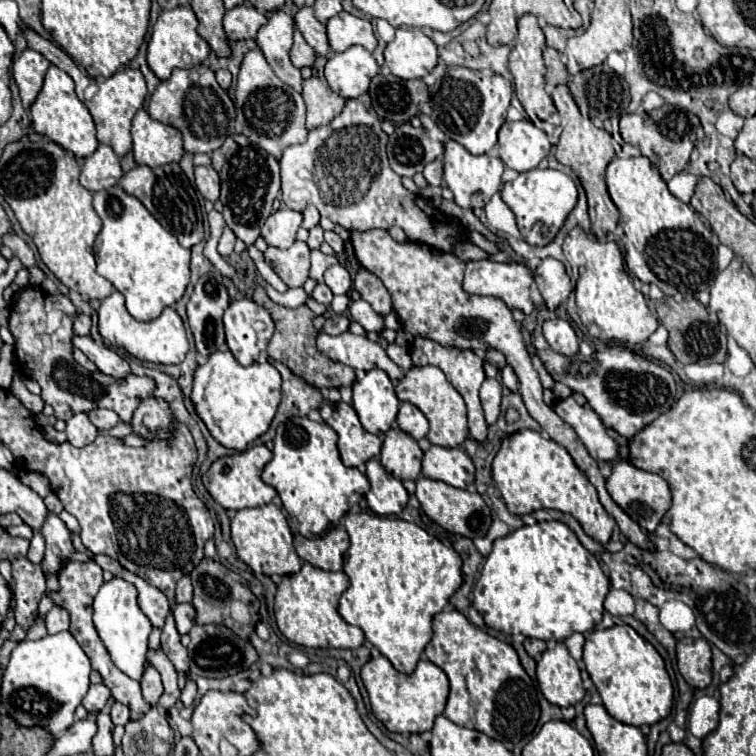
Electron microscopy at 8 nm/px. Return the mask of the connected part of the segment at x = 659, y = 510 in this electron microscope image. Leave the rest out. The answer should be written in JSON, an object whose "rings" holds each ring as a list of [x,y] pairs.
{"rings":[[[624,459],[612,467],[612,475],[606,479],[606,487],[608,487],[610,497],[624,509],[624,513],[630,519],[638,521],[638,525],[646,529],[648,533],[654,533],[654,529],[658,527],[658,523],[662,521],[664,513],[670,509],[670,503],[672,503],[670,487],[660,475],[642,471]]]}

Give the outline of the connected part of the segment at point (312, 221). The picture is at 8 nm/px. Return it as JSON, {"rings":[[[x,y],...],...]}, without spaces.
{"rings":[[[308,205],[308,207],[302,209],[300,213],[302,213],[302,217],[304,217],[302,227],[306,227],[306,229],[314,227],[314,225],[320,221],[320,213],[318,213],[318,209],[314,209],[314,205]]]}

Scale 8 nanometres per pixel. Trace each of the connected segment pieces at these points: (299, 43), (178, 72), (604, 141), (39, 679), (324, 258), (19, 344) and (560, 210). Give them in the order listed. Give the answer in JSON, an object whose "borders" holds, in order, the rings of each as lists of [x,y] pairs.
{"borders":[[[[298,29],[294,31],[294,45],[292,45],[292,49],[290,49],[290,61],[292,61],[298,69],[302,69],[302,67],[312,67],[314,61],[316,61],[314,49],[304,41],[304,37],[302,37],[302,33],[300,33]]],[[[202,63],[192,69],[174,69],[172,75],[162,81],[148,101],[148,115],[160,123],[166,123],[182,133],[184,151],[188,153],[212,153],[226,137],[234,133],[236,109],[228,93],[216,83],[214,71]]],[[[558,85],[552,93],[554,105],[558,109],[558,113],[562,113],[562,135],[560,141],[556,145],[556,159],[562,165],[568,165],[580,179],[586,195],[588,195],[588,207],[590,207],[590,221],[592,221],[592,233],[596,237],[606,237],[608,233],[612,233],[618,225],[618,209],[612,203],[608,191],[606,191],[606,181],[604,181],[604,173],[608,163],[616,157],[614,147],[612,147],[612,135],[606,133],[604,129],[598,129],[590,119],[584,119],[570,95],[570,89],[566,85]]],[[[70,631],[44,639],[20,641],[2,671],[2,707],[22,727],[42,727],[58,737],[74,723],[74,709],[82,703],[90,681],[90,659]]],[[[314,249],[312,255],[310,255],[310,263],[312,263],[312,267],[310,267],[310,277],[320,283],[320,281],[322,281],[322,273],[324,273],[330,265],[338,263],[338,259],[336,259],[336,257],[330,257],[330,255],[324,255],[322,251]]],[[[28,287],[20,293],[20,299],[10,309],[8,329],[16,337],[16,359],[20,373],[36,379],[42,387],[40,397],[52,405],[54,417],[68,421],[76,413],[88,413],[92,409],[112,409],[120,421],[130,423],[136,407],[142,399],[154,395],[156,381],[152,377],[138,377],[130,373],[124,379],[114,379],[102,371],[88,371],[72,357],[70,337],[76,307],[60,293],[48,293],[42,287]]],[[[532,169],[532,171],[520,173],[514,181],[504,183],[500,195],[502,195],[502,201],[516,215],[518,229],[524,241],[536,247],[548,245],[556,237],[568,213],[576,207],[576,201],[578,201],[576,183],[566,173],[556,169]]]]}

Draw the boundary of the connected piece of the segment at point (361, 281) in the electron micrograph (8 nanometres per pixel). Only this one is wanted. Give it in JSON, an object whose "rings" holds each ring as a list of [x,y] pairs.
{"rings":[[[360,269],[354,277],[354,289],[360,293],[360,297],[364,301],[368,301],[372,305],[372,309],[386,317],[392,311],[392,303],[390,303],[390,293],[386,291],[386,287],[382,285],[382,281],[378,277],[374,277],[374,273]]]}

